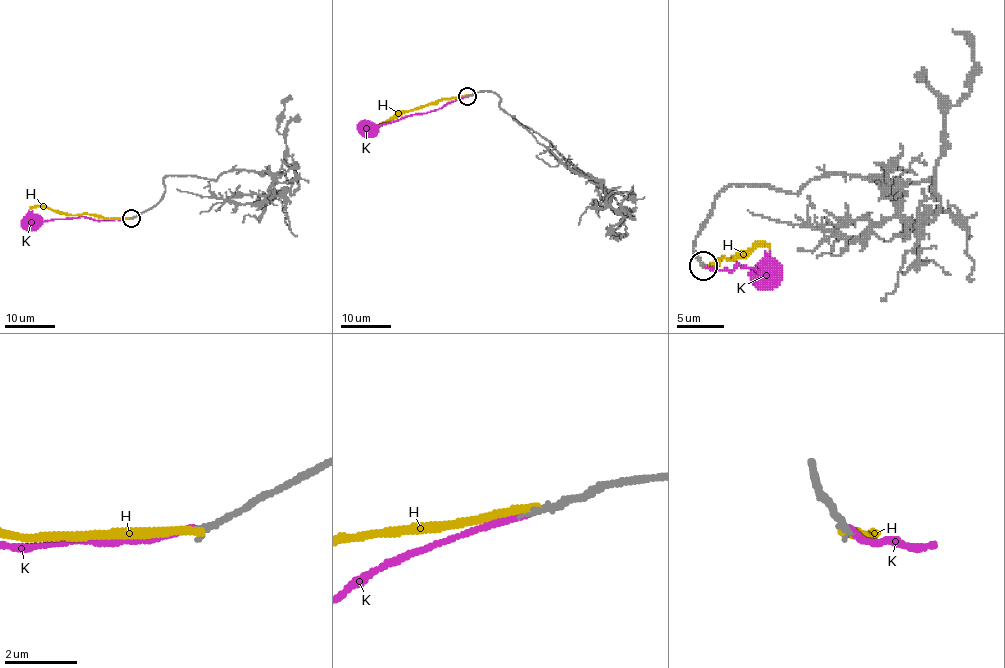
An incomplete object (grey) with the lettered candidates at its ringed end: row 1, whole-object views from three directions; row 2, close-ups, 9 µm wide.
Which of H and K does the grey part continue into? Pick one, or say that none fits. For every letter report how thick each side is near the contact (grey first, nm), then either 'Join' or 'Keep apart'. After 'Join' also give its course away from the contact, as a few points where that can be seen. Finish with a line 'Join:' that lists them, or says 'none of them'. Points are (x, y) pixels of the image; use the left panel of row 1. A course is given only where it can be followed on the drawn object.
H: Thickness 200 nm (grey) against 240 nm. Keep apart
K: Thickness 180 nm (grey) against 150 nm. Join. Its course: (132, 217), (102, 220), (83, 216), (21, 224)
Join: K

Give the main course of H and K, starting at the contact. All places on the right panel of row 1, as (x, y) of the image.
H: (703, 265), (707, 267), (722, 258), (734, 258), (755, 243), (765, 243), (769, 248)
K: (703, 265), (715, 270), (729, 270), (738, 262), (753, 267), (760, 274), (757, 279), (767, 277)

